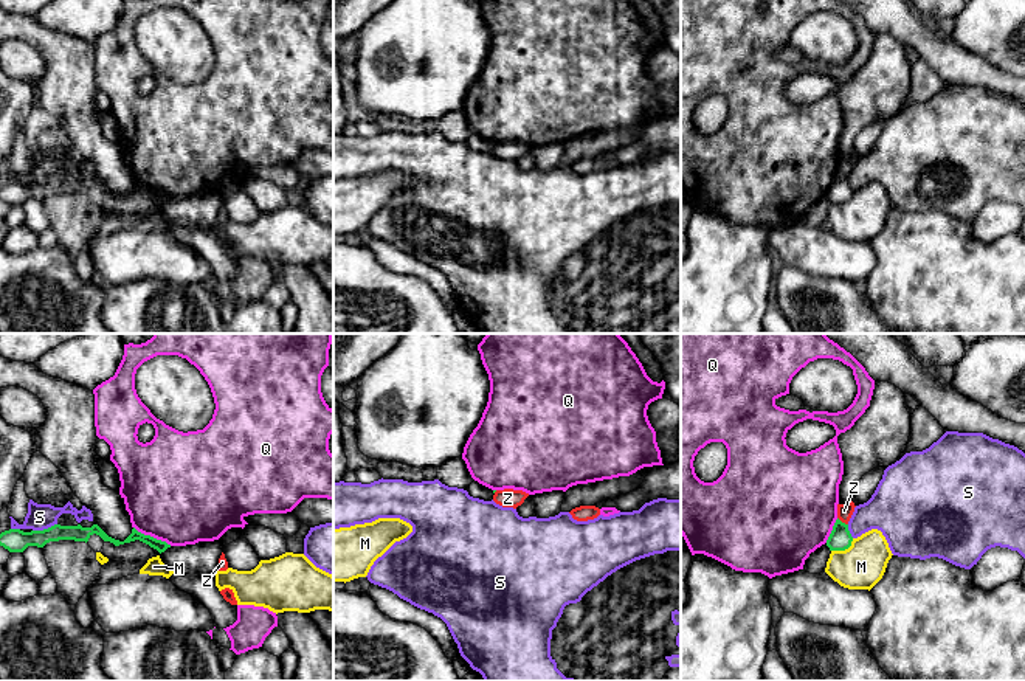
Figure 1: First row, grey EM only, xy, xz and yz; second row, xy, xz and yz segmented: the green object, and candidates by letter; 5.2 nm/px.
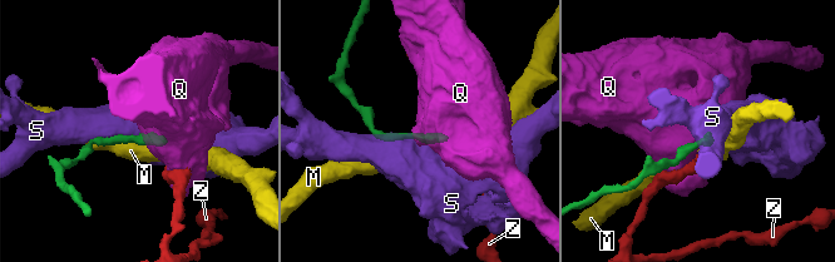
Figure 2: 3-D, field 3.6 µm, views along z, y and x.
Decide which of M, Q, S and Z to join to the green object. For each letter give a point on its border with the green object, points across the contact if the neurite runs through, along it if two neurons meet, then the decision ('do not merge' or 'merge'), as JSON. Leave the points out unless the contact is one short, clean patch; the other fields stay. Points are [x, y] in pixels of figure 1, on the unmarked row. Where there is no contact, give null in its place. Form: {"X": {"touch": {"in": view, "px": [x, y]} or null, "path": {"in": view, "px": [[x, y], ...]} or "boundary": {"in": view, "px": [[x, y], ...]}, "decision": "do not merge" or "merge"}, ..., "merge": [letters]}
{"M": {"touch": {"in": "yz", "px": [844, 202]}, "decision": "do not merge"}, "Q": {"touch": {"in": "xy", "px": [152, 190]}, "boundary": {"in": "xy", "px": [[134, 179], [171, 197]]}, "decision": "do not merge"}, "S": {"touch": {"in": "xy", "px": [44, 182]}, "decision": "do not merge"}, "Z": {"touch": {"in": "yz", "px": [841, 174]}, "boundary": {"in": "yz", "px": [[838, 169], [847, 177]]}, "decision": "do not merge"}, "merge": []}

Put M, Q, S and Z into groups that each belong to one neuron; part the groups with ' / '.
M / Q / S / Z

